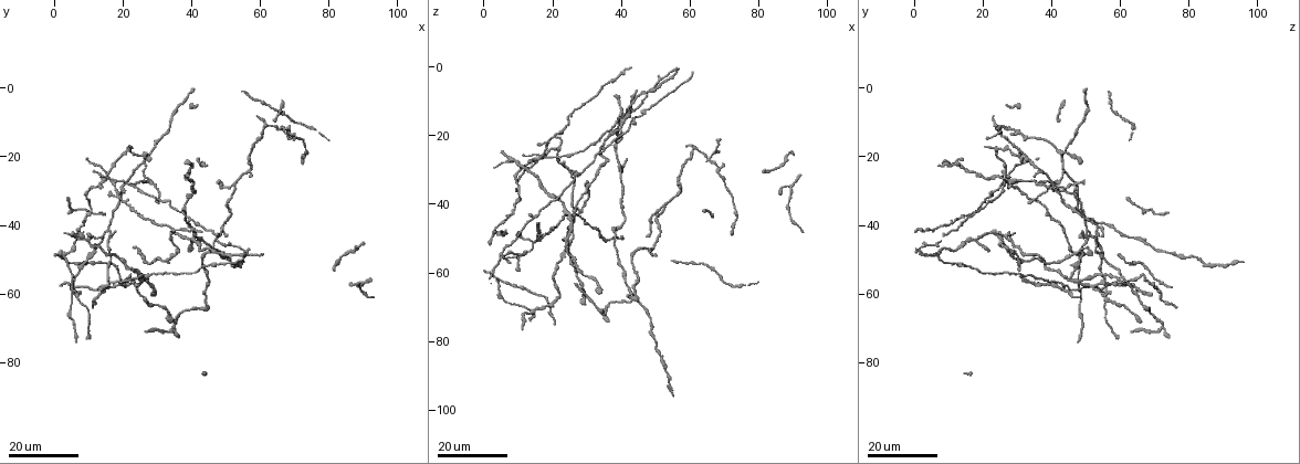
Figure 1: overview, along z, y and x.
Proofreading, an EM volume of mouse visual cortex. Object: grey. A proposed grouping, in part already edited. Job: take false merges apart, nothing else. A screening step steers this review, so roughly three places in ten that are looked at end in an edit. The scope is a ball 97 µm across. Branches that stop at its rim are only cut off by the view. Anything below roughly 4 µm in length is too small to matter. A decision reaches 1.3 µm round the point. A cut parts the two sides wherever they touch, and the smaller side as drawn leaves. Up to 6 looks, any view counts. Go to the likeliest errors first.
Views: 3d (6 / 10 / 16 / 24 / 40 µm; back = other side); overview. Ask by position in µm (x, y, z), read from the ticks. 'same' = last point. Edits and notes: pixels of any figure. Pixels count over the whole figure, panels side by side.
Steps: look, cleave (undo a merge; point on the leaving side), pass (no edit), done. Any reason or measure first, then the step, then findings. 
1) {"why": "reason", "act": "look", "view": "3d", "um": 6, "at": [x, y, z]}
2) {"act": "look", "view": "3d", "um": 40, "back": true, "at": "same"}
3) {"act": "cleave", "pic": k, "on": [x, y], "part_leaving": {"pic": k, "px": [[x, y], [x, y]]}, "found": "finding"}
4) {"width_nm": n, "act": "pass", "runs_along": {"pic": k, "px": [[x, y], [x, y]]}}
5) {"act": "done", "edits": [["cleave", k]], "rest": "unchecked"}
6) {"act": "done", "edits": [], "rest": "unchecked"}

{"why": "looks like a crossing", "act": "look", "view": "3d", "um": 16, "at": [7.0, 60.5, 56.0]}

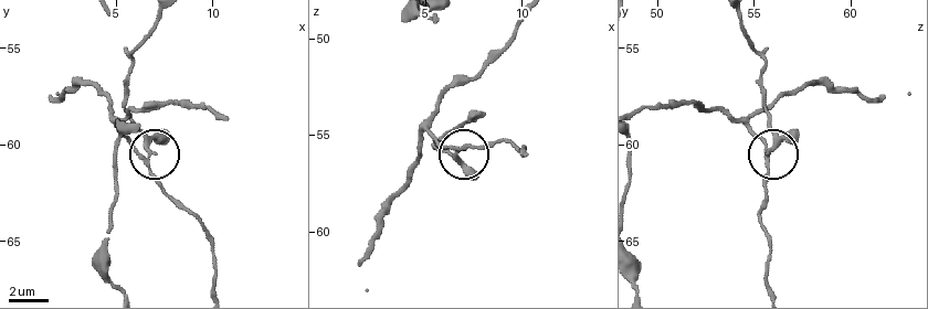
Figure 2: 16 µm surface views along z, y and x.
{"act": "look", "view": "3d", "um": 6, "at": [6.5, 60.0, 56.0]}

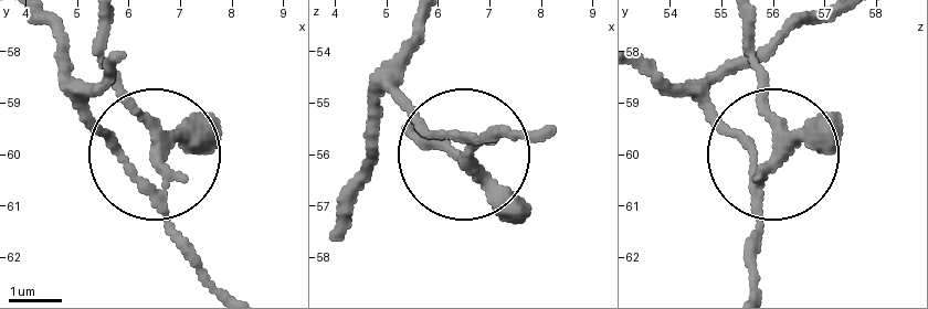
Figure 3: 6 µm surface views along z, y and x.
{"side_arm_um": 16, "act": "cleave", "pic": 3, "on": [106, 139], "part_leaving": {"pic": 3, "px": [[158, 191], [87, 116], [114, 72]]}, "found": "a second neuron is stuck on"}

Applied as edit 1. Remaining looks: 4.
{"why": "redraw", "act": "look", "view": "overview"}

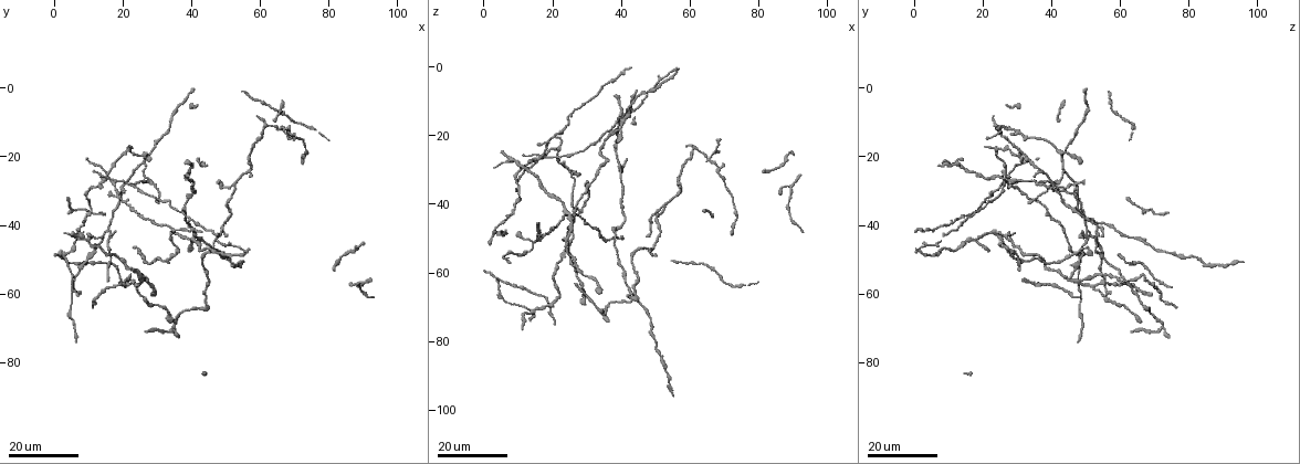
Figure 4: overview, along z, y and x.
{"act": "look", "view": "3d", "um": 16, "at": [19.5, 56.0, 71.0]}

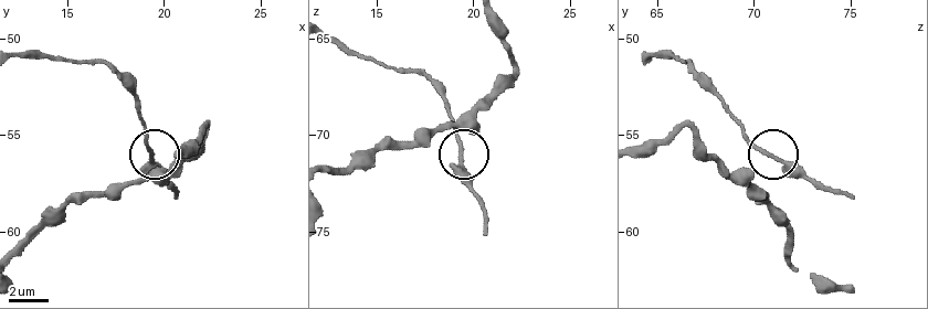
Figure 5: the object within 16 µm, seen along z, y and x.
{"why": "zoom in", "act": "look", "view": "3d", "um": 6, "at": [19.2, 55.7, 70.3]}

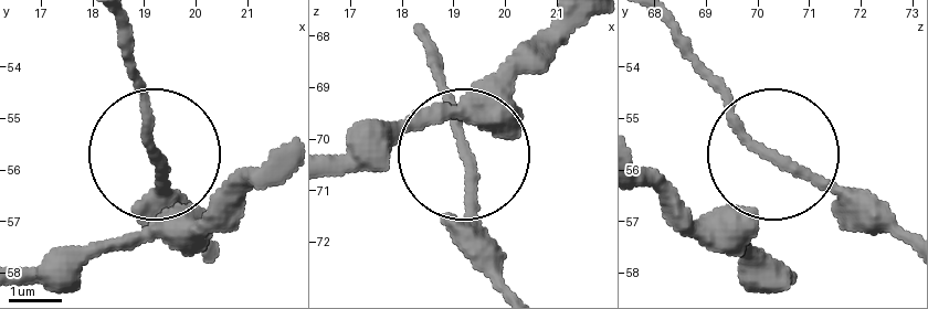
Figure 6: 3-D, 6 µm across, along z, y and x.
{"act": "look", "view": "3d", "um": 6, "back": true, "at": [19.20, 55.80, 70.35]}

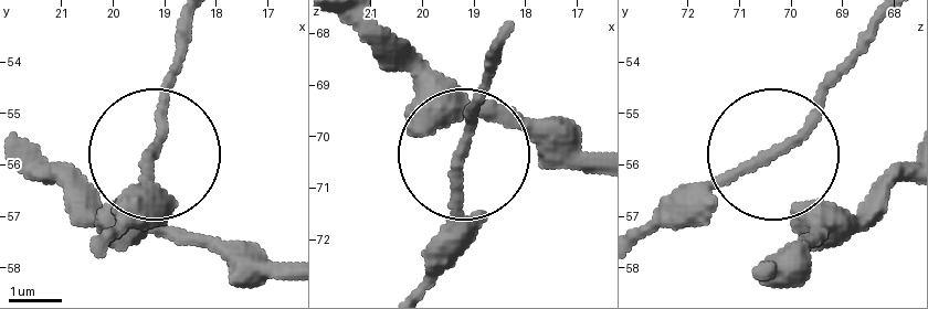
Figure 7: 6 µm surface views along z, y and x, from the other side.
{"arms": 3, "act": "pass", "runs_along": {"pic": 7, "px": [[358, 18], [411, 71], [424, 124], [463, 163], [463, 251]]}, "found": "continuous, no second neuron"}

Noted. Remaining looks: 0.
{"act": "done", "edits": [["cleave", 3]], "rest": "unchecked"}

